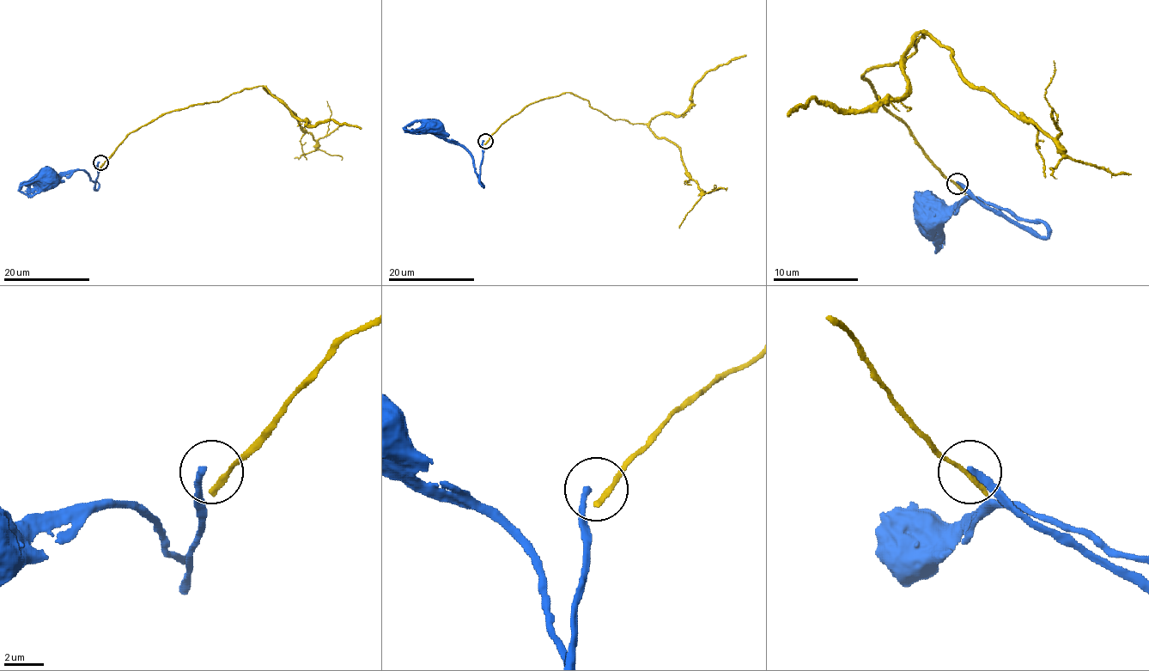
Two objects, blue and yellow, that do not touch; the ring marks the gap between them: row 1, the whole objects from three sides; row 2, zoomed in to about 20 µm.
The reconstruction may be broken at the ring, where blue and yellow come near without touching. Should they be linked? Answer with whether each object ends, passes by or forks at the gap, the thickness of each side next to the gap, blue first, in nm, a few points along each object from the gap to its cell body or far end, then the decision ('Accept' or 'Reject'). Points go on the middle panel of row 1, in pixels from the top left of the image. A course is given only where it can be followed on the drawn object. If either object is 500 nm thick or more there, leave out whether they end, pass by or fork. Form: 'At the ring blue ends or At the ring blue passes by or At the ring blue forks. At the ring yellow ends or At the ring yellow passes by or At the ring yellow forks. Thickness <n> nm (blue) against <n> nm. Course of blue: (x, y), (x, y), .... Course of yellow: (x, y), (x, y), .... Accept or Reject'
At the ring blue ends. At the ring yellow ends. Thickness 340 nm (blue) against 320 nm. Course of blue: (484, 140), (480, 178), (483, 186), (472, 156), (460, 146), (449, 143), (434, 121), (431, 124). Course of yellow: (486, 142), (529, 105), (573, 93), (615, 119), (646, 124), (670, 139), (687, 173), (712, 189). Reject

